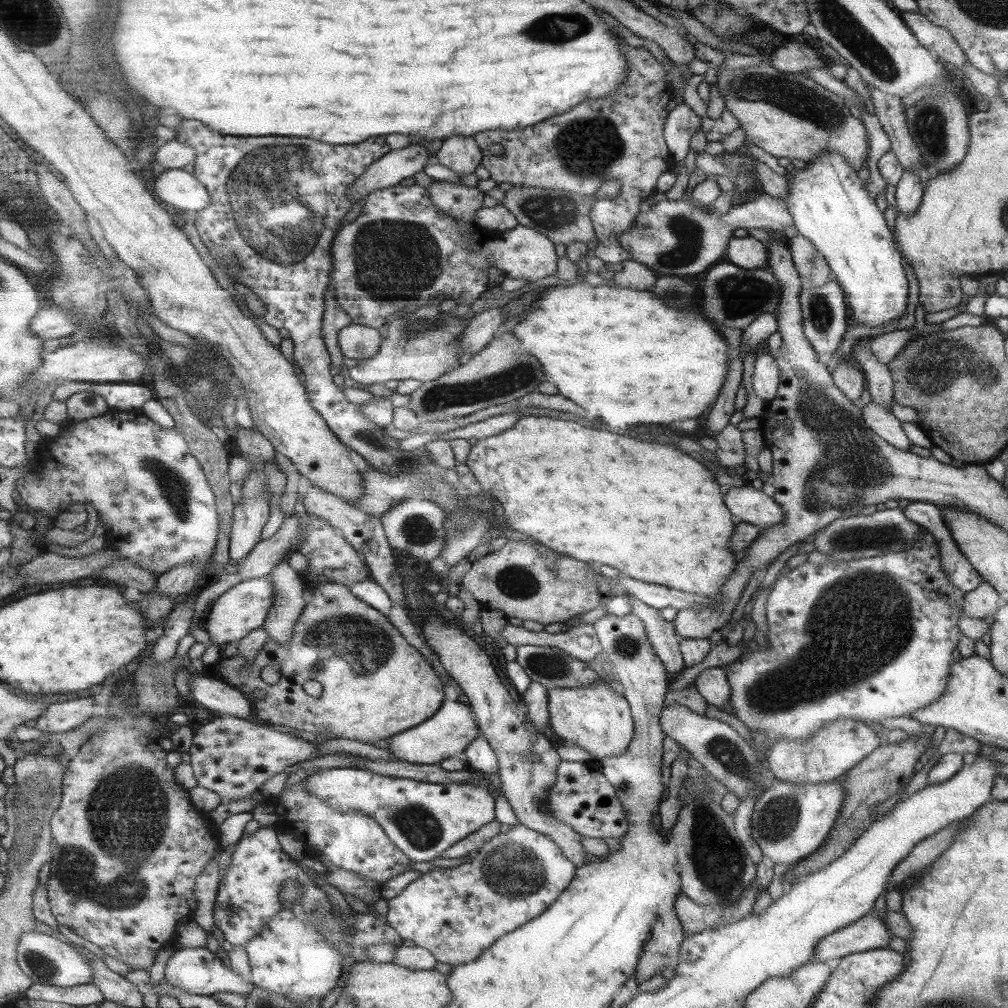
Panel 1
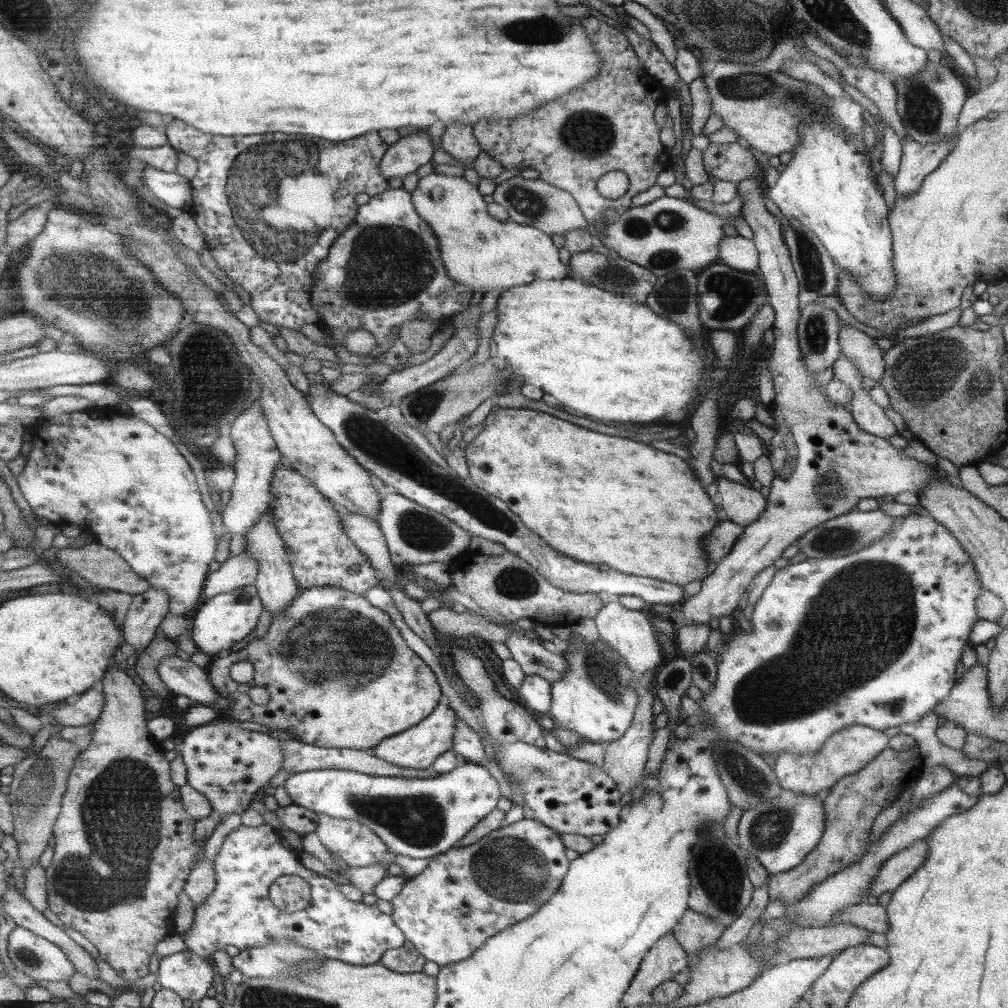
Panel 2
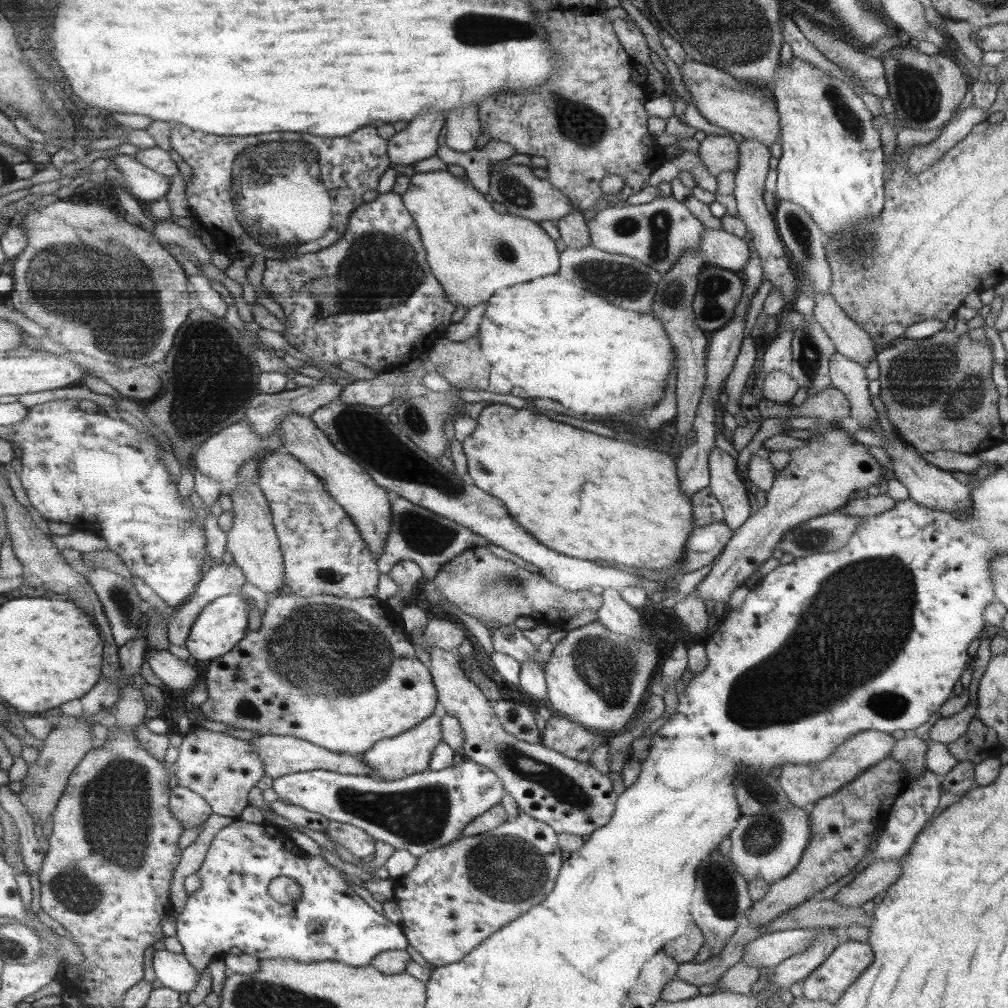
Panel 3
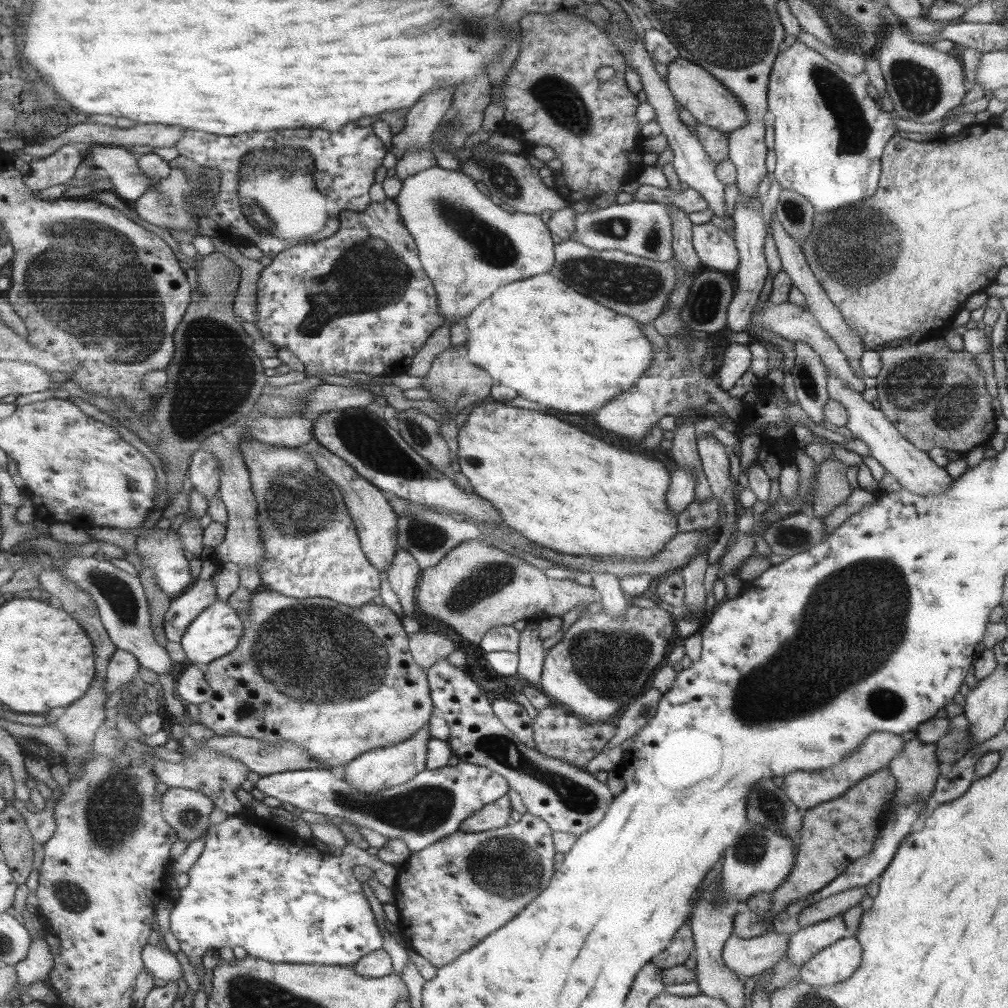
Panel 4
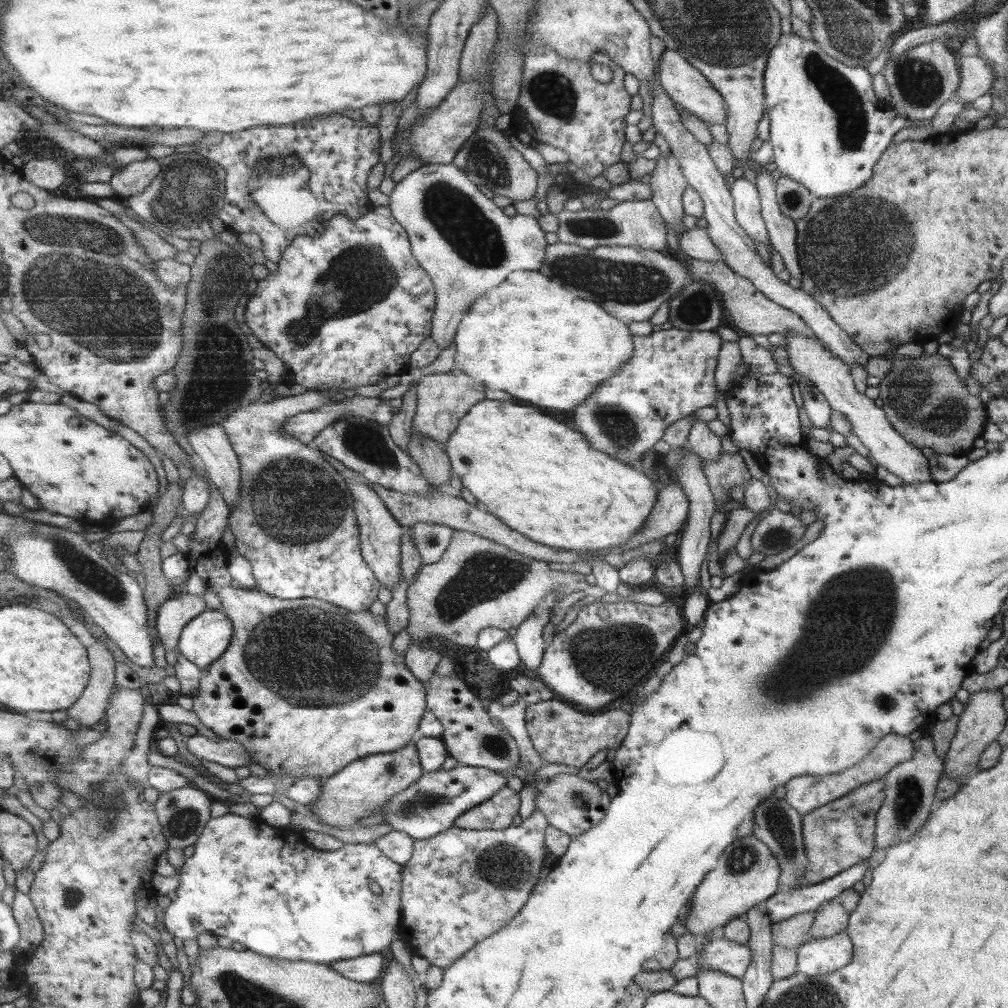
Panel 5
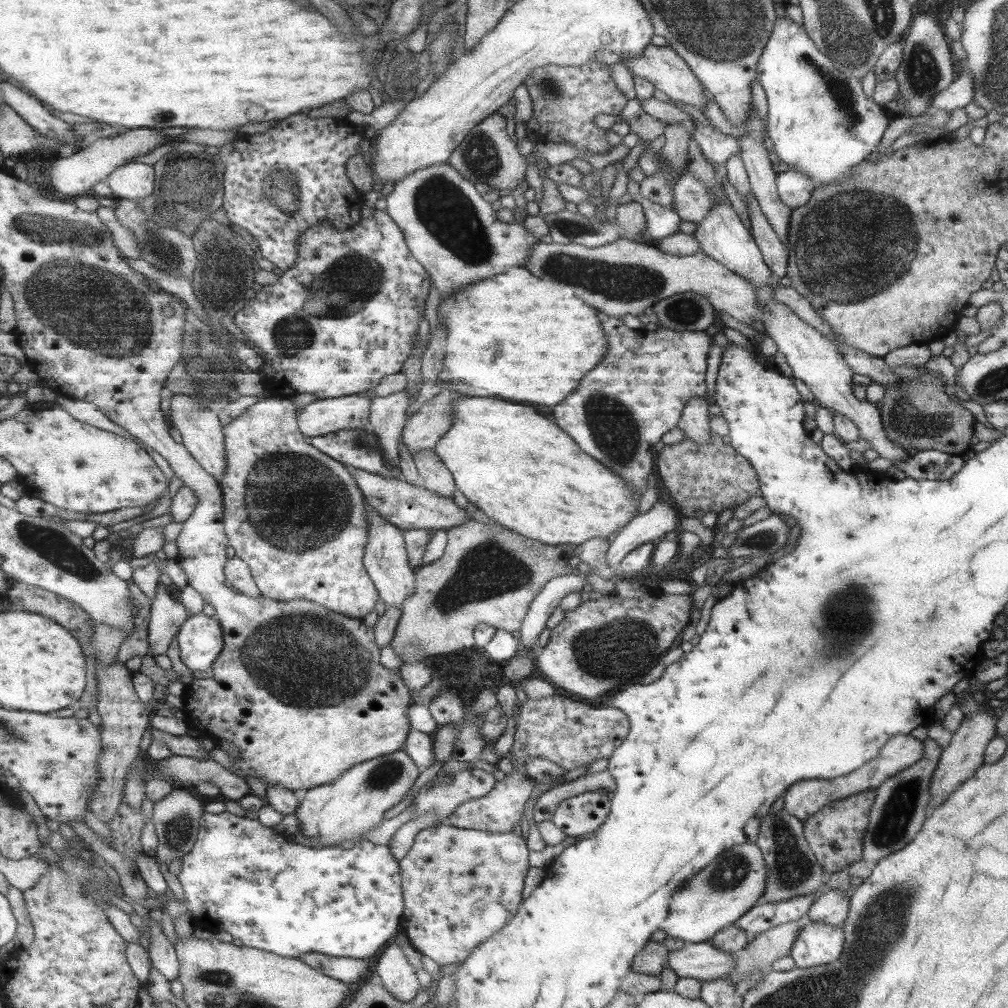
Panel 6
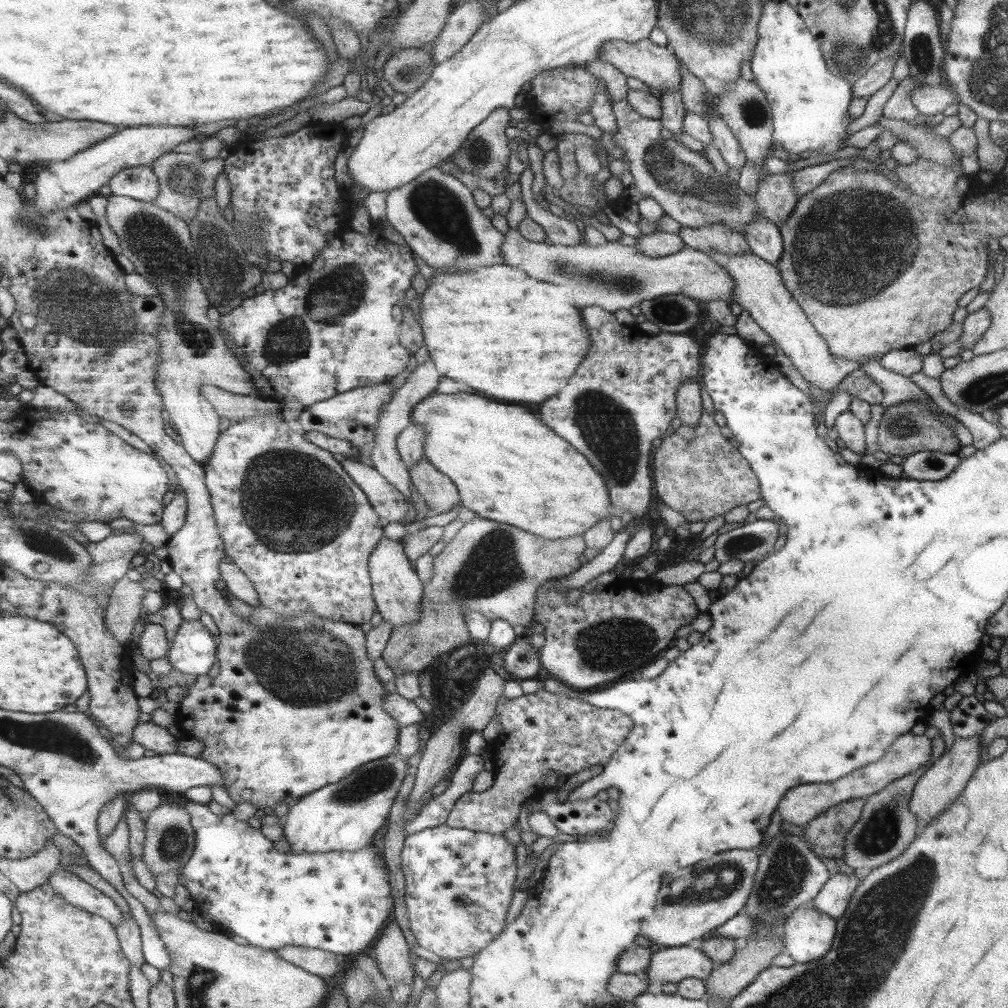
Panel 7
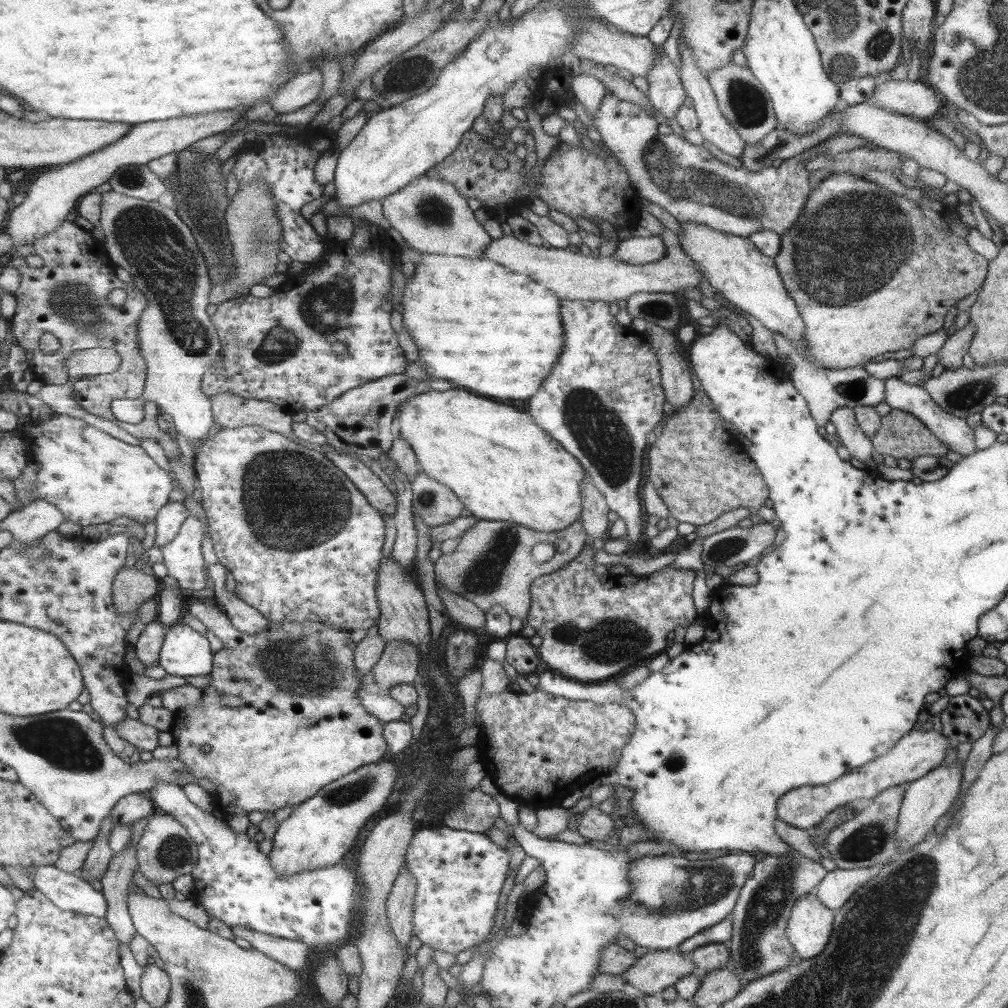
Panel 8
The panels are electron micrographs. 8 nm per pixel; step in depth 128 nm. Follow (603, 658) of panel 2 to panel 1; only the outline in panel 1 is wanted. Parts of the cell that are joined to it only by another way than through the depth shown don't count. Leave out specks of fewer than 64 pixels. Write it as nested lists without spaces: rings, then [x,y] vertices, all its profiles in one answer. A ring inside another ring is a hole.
[[[607,681],[575,688],[555,687],[549,691],[550,726],[563,743],[575,744],[597,760],[622,753],[633,734],[628,702]]]

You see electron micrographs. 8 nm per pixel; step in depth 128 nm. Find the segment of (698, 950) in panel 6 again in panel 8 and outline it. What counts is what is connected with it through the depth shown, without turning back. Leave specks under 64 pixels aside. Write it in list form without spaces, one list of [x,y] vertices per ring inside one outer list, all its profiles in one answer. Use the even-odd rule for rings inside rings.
[[[648,950],[642,956],[637,957],[634,963],[627,967],[620,976],[627,985],[636,988],[644,995],[659,995],[664,988],[673,986],[683,976],[696,974],[693,972],[695,970],[693,963],[689,959],[689,954],[682,954],[677,950]]]

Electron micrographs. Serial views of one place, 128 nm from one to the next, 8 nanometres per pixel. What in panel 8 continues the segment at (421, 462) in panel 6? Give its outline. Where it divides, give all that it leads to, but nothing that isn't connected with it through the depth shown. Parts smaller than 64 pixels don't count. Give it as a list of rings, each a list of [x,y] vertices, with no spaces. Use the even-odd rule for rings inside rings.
[[[421,471],[412,482],[414,490],[413,513],[431,527],[457,520],[466,506],[452,488],[441,484]]]

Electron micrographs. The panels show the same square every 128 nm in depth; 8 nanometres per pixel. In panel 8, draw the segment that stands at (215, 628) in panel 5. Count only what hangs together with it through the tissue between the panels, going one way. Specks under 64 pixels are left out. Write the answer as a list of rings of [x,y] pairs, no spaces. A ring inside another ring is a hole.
[[[177,624],[169,628],[165,635],[160,665],[167,674],[207,676],[214,671],[215,654],[211,650],[209,638],[191,626]]]

